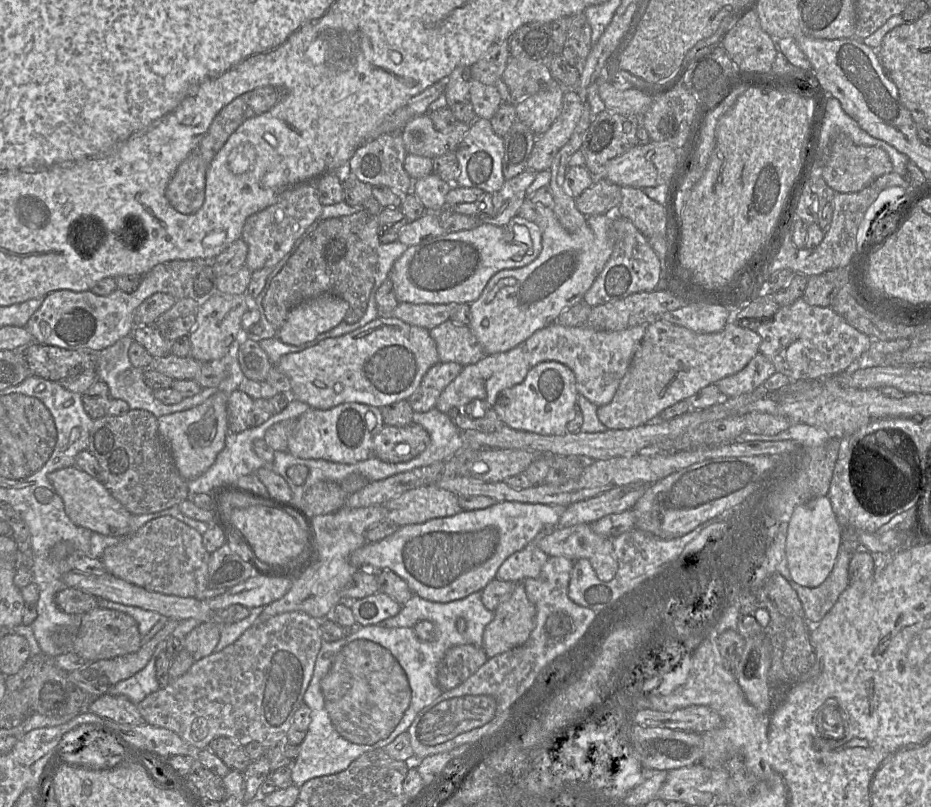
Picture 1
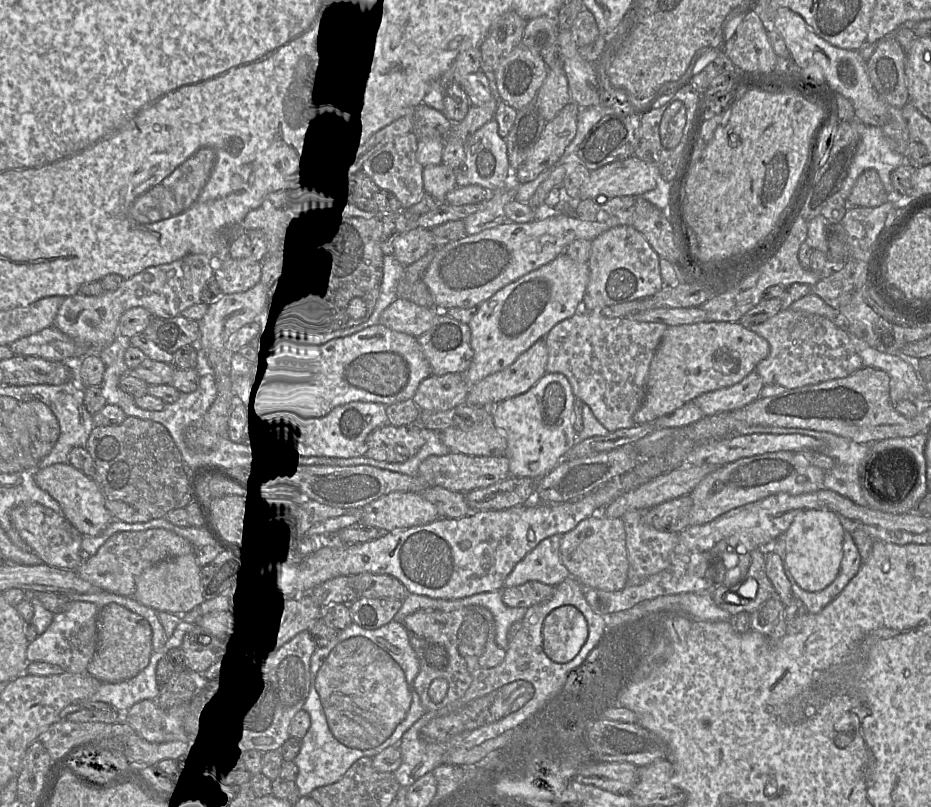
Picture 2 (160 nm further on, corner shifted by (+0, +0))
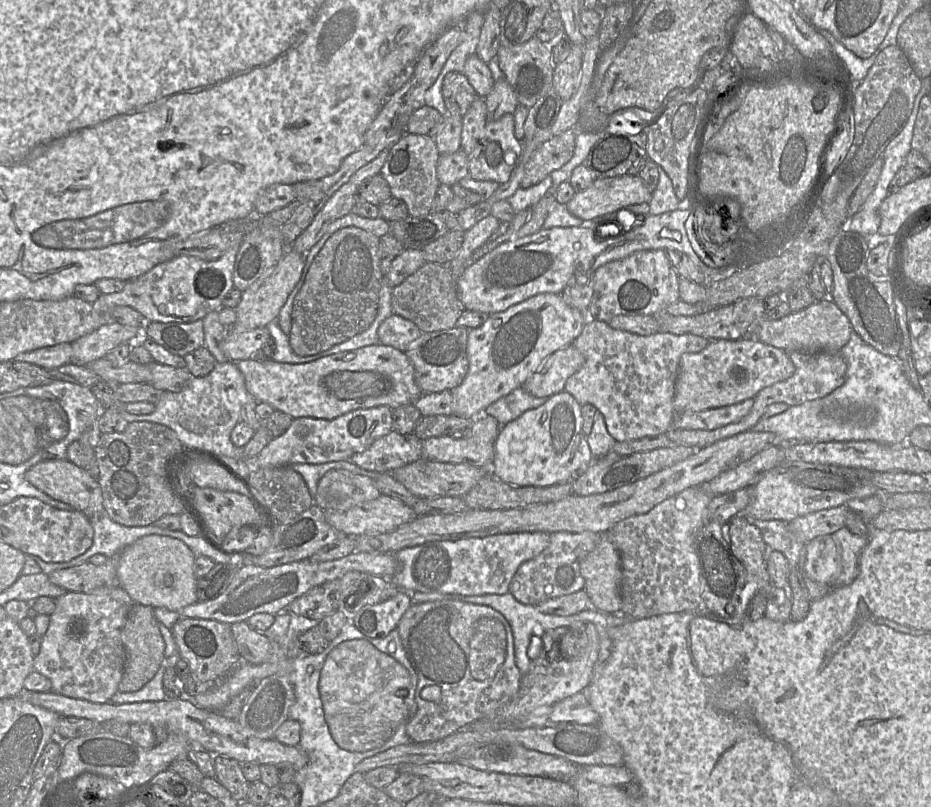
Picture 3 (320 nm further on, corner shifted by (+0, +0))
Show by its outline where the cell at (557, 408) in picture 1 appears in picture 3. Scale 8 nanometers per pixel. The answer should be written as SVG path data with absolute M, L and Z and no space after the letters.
M564 390L500 427L489 469L493 477L514 486L550 487L571 481L594 459L582 432L581 405Z

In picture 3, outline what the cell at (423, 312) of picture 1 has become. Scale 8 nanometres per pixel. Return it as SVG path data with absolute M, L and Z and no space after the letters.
M394 313L378 328L379 343L403 352L409 349L422 334L413 322Z

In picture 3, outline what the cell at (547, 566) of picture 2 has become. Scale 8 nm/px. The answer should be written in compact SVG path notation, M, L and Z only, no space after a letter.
M592 531L551 533L547 547L519 566L511 580L508 593L522 604L536 606L548 599L584 590L585 580L580 572L580 563L595 549L601 535Z

